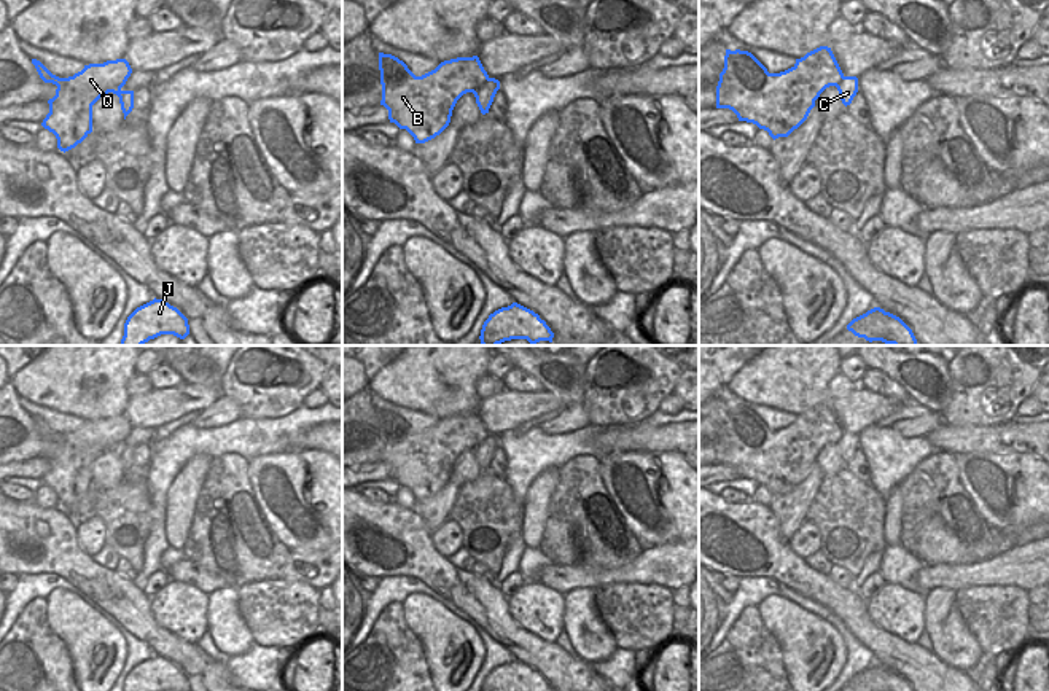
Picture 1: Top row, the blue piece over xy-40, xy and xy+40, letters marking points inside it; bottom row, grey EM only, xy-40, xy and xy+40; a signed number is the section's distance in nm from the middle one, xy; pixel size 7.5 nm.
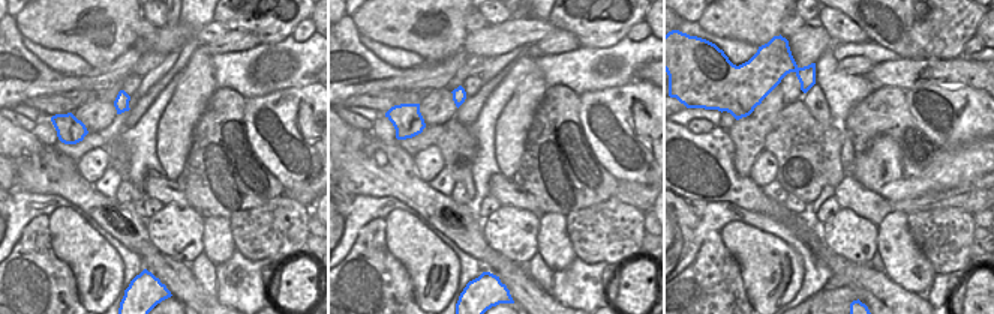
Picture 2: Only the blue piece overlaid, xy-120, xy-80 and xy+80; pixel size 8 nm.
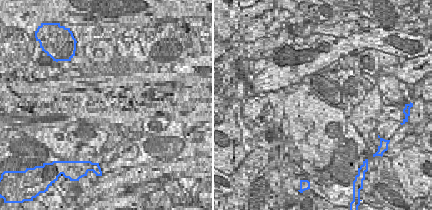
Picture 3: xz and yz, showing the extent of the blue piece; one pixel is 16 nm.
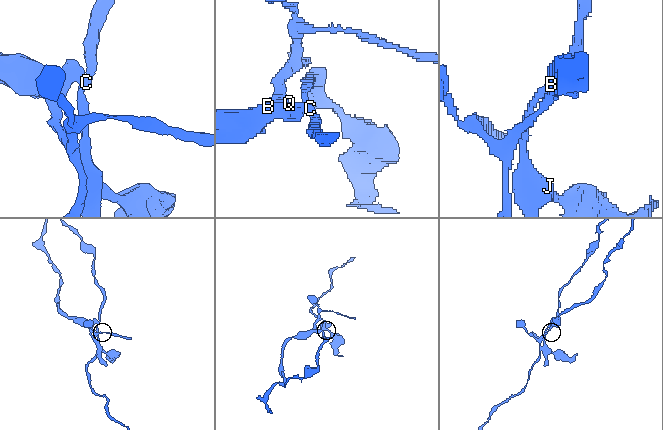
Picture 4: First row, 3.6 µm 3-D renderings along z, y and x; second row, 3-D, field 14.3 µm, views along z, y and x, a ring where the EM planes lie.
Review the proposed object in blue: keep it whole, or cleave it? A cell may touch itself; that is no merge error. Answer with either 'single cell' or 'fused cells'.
fused cells

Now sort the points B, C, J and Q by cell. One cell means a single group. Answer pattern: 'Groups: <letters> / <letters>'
Groups: B Q / C J

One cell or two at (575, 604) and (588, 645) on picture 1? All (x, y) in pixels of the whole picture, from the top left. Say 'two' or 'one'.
one

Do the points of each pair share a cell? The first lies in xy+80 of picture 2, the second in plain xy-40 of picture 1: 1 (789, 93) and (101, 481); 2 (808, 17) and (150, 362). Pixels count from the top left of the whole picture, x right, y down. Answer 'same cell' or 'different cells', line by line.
1: same cell
2: same cell

